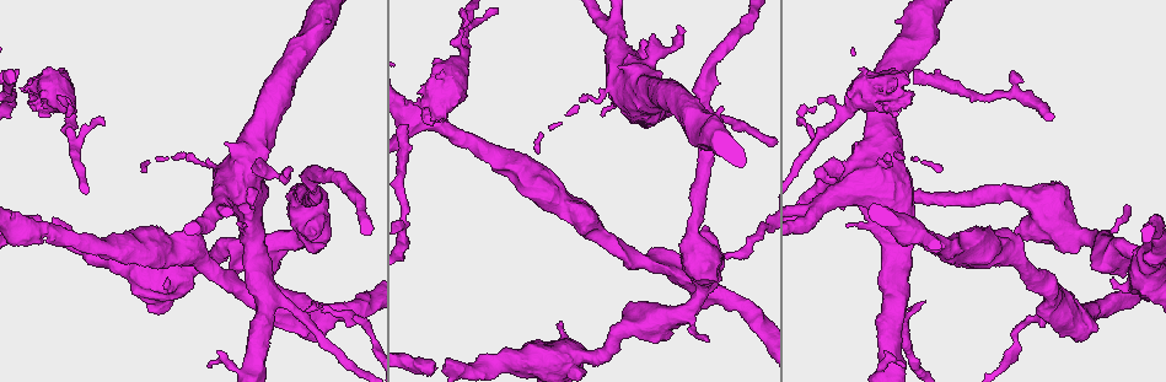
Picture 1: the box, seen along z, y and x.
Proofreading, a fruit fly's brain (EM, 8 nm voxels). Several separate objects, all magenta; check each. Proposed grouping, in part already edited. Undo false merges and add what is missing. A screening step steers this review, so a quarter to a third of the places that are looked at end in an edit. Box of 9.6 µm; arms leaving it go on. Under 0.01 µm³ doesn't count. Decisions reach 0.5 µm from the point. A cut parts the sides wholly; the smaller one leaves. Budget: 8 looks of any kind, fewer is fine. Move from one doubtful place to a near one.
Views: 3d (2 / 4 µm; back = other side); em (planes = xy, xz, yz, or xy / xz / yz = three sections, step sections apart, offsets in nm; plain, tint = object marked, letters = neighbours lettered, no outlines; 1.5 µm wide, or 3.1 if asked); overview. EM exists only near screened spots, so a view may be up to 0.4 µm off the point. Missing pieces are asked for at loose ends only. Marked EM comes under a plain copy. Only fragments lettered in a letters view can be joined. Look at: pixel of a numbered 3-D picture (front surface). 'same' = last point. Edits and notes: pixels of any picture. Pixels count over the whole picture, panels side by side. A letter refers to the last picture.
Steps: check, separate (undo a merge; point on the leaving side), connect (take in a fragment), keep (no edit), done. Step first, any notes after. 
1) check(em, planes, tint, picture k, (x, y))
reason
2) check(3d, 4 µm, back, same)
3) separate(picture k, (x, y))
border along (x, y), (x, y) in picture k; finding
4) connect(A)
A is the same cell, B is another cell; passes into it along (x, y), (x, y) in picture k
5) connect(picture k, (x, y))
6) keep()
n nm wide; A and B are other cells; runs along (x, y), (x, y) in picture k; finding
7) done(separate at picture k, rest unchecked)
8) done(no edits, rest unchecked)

check(em, planes, tint, picture 1, (901, 295))

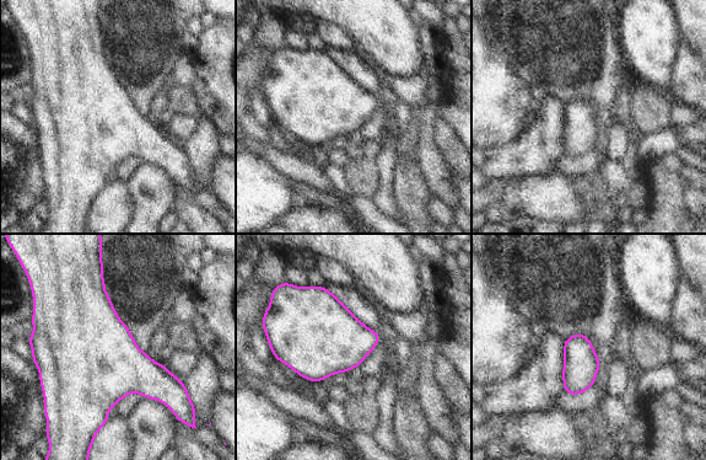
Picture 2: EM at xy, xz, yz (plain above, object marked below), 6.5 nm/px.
check(em, planes, letters, same)

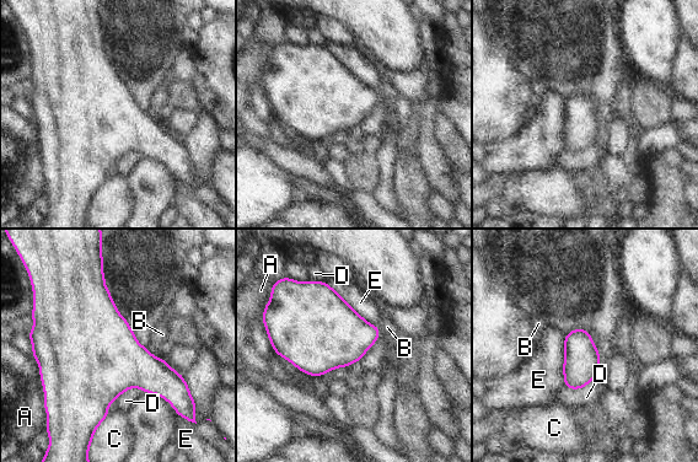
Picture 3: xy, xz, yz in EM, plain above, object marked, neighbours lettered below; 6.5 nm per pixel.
keep()
A touches over 480 nm; A, B, C, D and E are other cells; border along (31, 354), (38, 366), (47, 424) in picture 3; one neuron here

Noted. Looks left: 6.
check(3d, 4 µm, picture 1, (817, 171))
branch stops here

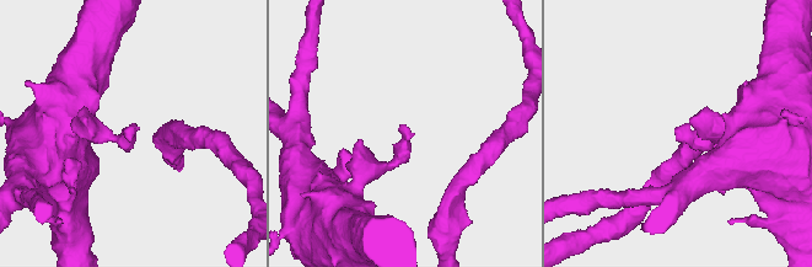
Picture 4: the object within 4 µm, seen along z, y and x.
check(em, xz, step 4, tint, picture 4, (127, 127))
need the tissue

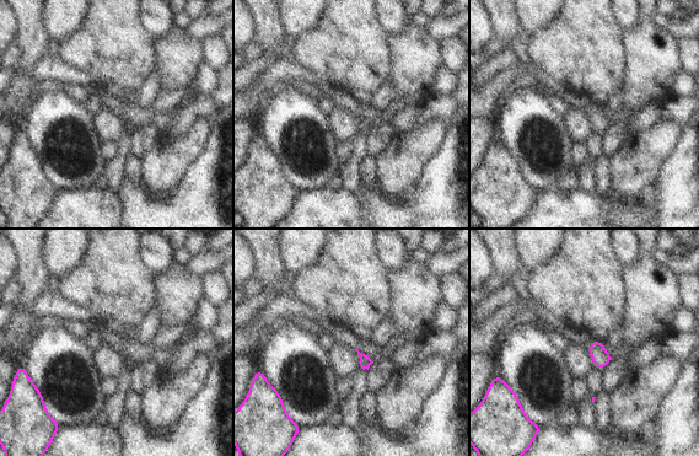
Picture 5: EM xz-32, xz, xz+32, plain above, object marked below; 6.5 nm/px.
check(em, planes, letters, same)
cut it another way

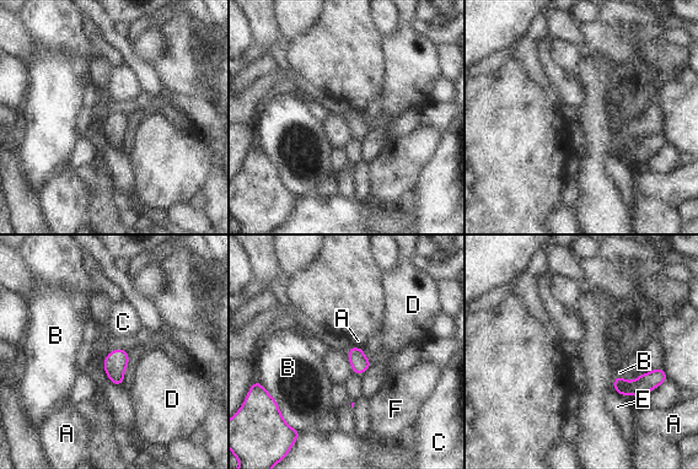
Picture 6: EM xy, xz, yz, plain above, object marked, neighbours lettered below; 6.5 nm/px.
keep()
A, B, C, D, E and F are other cells; no lettered fragment goes on from it

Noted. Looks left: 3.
check(em, xy, step 4, letters, picture 1, (706, 340))
free end

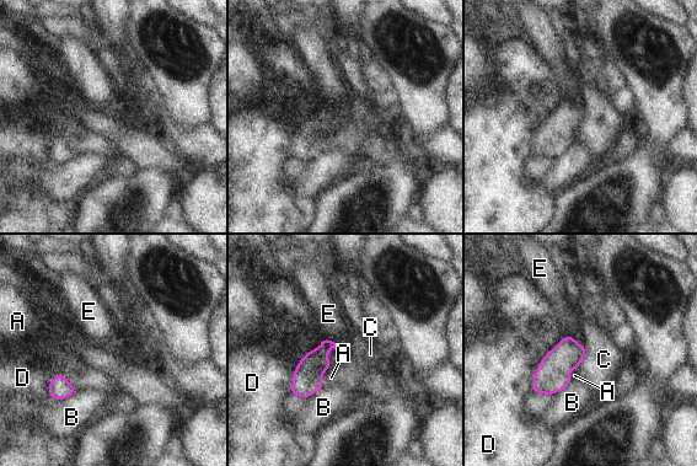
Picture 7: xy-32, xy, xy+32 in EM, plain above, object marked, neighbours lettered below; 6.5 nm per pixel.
keep()
A, B, C, D and E are other cells; border along (566, 333), (539, 364), (531, 392) in picture 7; no lettered fragment goes on from it

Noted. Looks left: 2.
done(no edits, rest unchecked)

